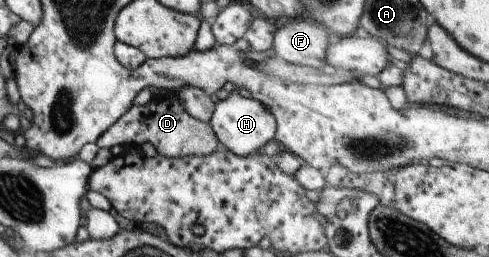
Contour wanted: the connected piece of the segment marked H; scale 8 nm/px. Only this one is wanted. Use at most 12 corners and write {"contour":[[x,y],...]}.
{"contour":[[234,88],[209,122],[221,148],[256,153],[275,138],[275,115]]}

